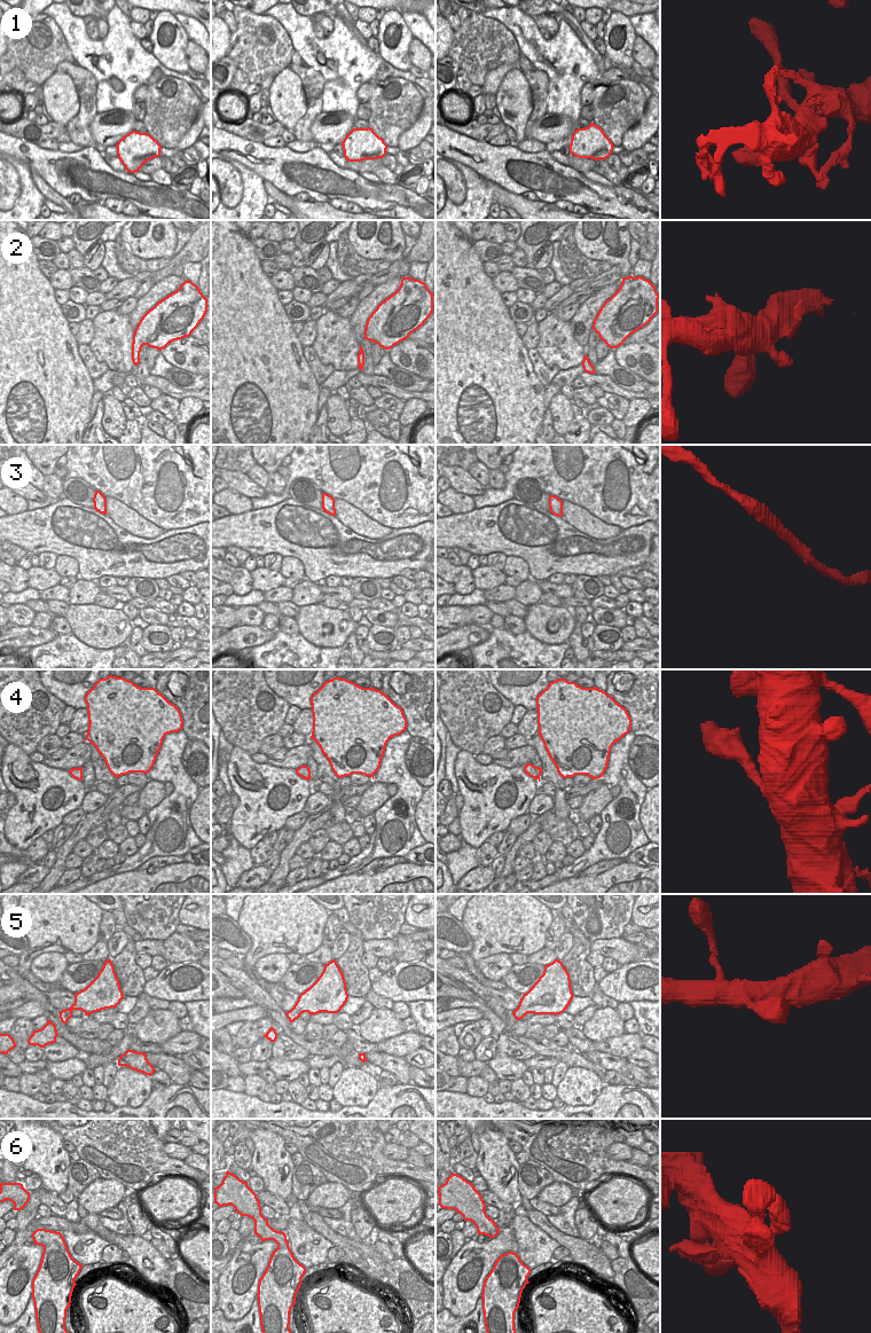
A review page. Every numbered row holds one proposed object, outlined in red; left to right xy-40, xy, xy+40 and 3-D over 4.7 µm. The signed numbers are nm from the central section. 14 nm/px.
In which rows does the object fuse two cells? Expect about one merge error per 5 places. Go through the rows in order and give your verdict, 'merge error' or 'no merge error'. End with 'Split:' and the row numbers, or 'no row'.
1: no merge error
2: no merge error
3: no merge error
4: no merge error
5: no merge error
6: no merge error
Split: no row

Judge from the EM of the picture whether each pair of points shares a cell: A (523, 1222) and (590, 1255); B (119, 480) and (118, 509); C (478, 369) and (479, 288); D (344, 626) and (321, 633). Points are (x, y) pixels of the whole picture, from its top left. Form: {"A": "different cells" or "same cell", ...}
{"A": "different cells", "B": "different cells", "C": "same cell", "D": "same cell"}

